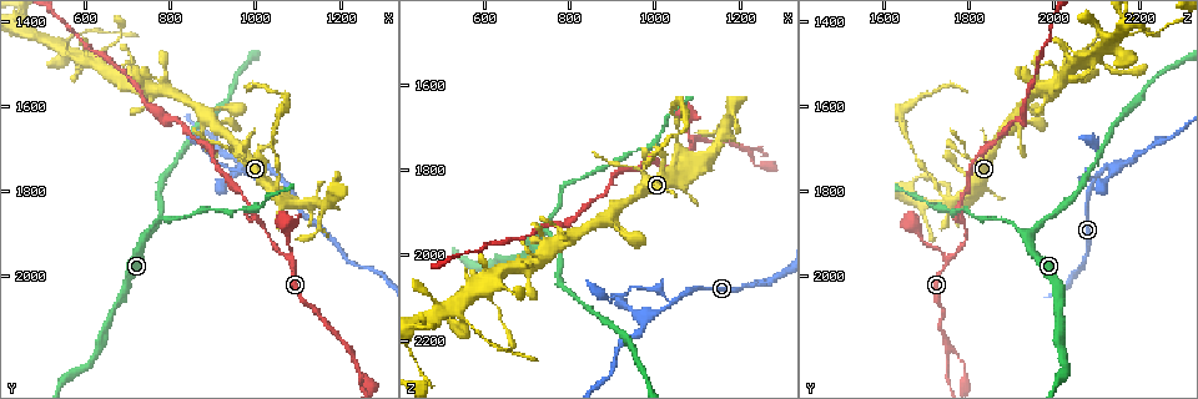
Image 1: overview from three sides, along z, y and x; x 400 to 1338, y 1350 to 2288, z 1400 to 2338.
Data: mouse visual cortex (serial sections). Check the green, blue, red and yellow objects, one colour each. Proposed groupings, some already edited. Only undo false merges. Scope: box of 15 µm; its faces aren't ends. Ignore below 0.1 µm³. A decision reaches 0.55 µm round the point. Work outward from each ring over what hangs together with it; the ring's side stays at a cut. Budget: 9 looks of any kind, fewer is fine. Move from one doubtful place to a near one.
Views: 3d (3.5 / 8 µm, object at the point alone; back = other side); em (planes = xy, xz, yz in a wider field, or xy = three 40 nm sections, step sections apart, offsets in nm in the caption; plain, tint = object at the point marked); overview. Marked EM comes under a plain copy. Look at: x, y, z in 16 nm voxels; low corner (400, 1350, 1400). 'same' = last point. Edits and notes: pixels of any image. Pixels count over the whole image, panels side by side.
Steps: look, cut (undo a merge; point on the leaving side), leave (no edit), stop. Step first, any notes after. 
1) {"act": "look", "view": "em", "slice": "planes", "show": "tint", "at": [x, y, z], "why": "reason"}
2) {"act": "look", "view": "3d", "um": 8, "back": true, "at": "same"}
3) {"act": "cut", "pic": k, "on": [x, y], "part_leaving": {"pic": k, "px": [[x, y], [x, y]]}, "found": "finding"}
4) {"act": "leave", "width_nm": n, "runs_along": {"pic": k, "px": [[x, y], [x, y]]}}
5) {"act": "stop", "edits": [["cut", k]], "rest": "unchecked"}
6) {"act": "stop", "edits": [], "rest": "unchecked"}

{"act": "look", "view": "3d", "um": 8, "at": [1045, 1750, 2110]}

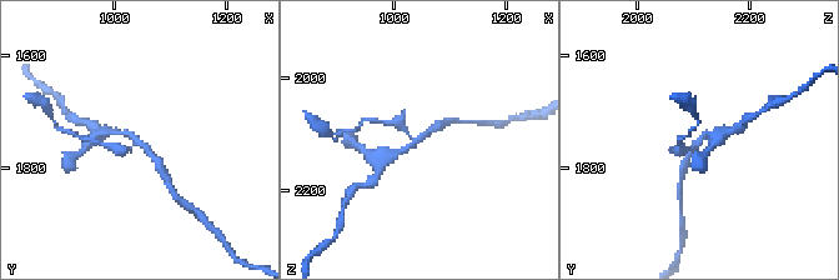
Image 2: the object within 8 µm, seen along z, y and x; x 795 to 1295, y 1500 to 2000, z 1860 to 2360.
{"act": "look", "view": "em", "slice": "planes", "show": "tint", "at": [1045, 1755, 2110], "why": "need the tissue"}

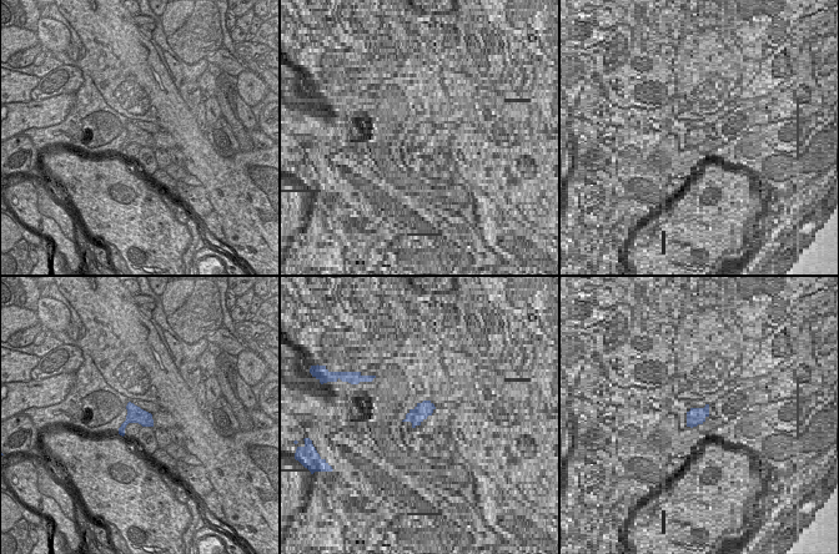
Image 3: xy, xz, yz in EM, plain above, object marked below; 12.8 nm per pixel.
{"act": "leave", "arm_widths_nm": [200, 200, 200], "runs_along": {"pic": 2, "px": [[440, 125], [388, 160]]}, "found": "one cell here"}

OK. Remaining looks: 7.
{"act": "look", "view": "3d", "um": 3.5, "at": [1050, 1815, 1745], "why": "calibre changes"}

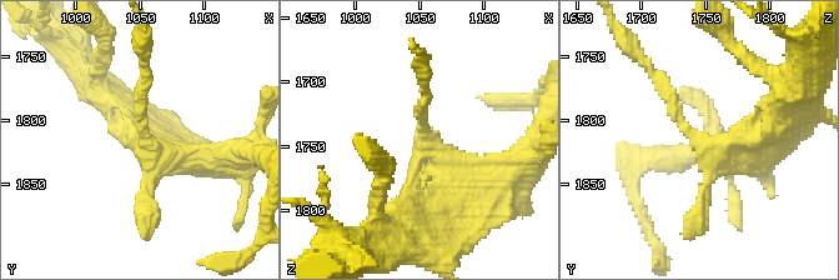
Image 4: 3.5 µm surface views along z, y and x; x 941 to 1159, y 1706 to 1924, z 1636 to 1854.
{"act": "look", "view": "em", "slice": "xy", "step": 1, "show": "tint", "at": [1054, 1812, 1738], "why": "need the tissue"}

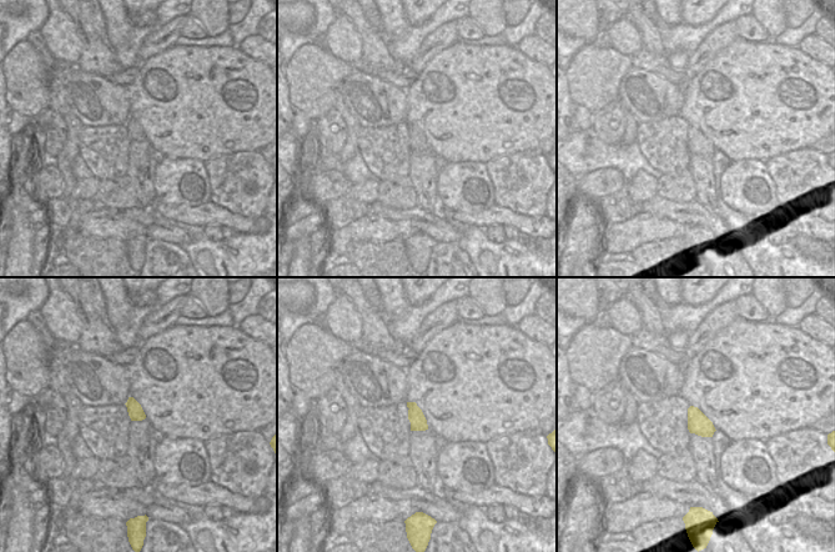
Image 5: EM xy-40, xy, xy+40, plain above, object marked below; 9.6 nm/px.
{"act": "cut", "pic": 4, "on": [666, 86], "part_leaving": {"pic": 4, "px": [[684, 126], [666, 88], [621, 34]]}, "found": "a second cell is stuck on"}

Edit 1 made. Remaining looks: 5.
{"act": "look", "view": "3d", "um": 3.5, "at": [1085, 1960, 1740], "why": "abrupt turn"}

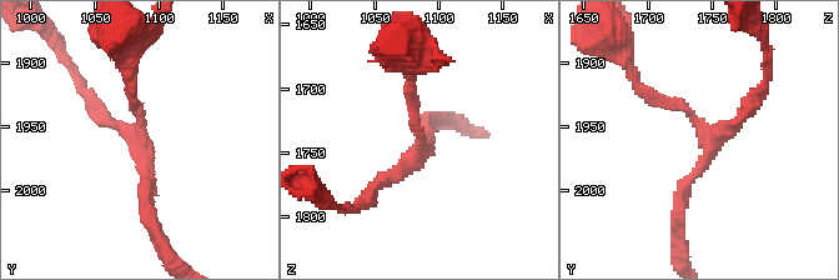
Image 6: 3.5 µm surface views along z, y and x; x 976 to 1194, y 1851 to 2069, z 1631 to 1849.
{"act": "look", "view": "em", "slice": "planes", "show": "tint", "at": [1086, 1956, 1744], "why": "need the tissue"}

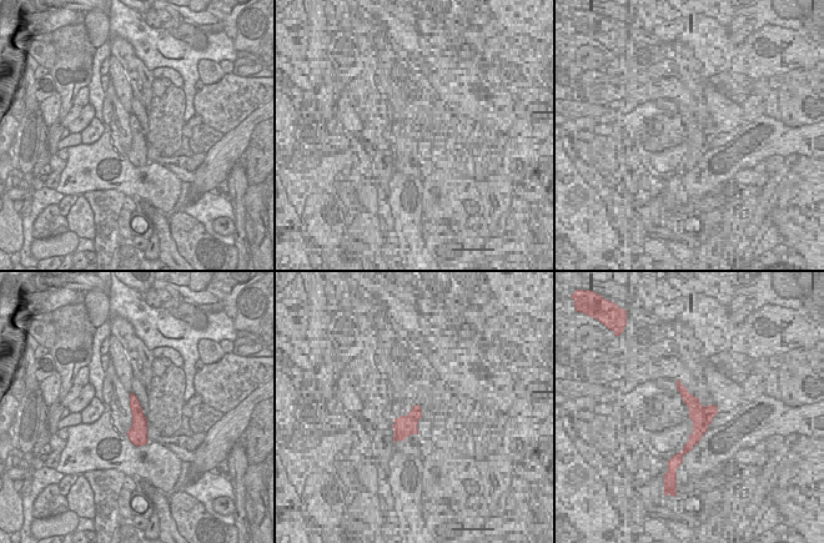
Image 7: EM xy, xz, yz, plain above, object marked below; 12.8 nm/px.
{"act": "leave", "arms": 3, "arm_widths_nm": [150, 150, 200], "runs_along": {"pic": 6, "px": [[678, 209], [709, 148], [688, 109], [639, 86]]}, "found": "one cell here"}

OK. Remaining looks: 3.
{"act": "look", "view": "3d", "um": 8, "at": [1215, 2165, 1755], "why": "a fork"}

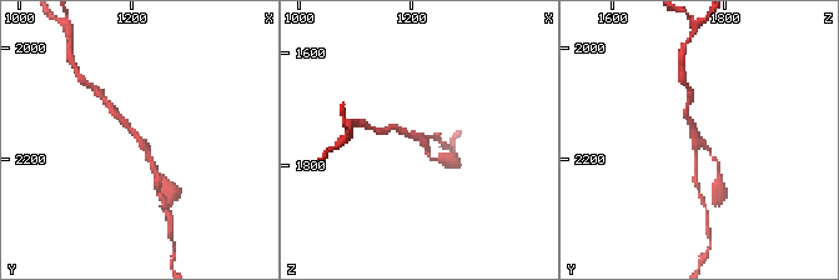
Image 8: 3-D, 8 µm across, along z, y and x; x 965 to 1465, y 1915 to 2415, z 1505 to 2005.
{"act": "look", "view": "3d", "um": 3.5, "at": [1220, 2160, 1755], "why": "zoom in"}

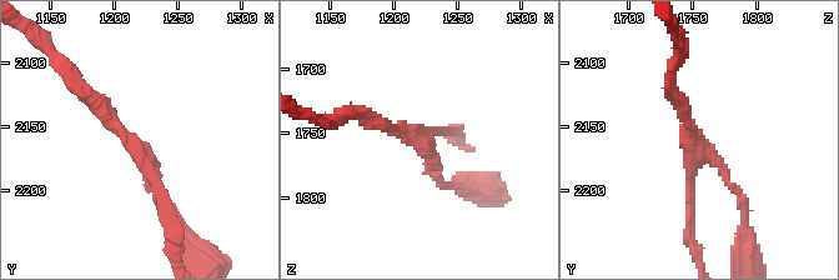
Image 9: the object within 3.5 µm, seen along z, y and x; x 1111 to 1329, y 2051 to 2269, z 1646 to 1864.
{"act": "look", "view": "em", "slice": "xy", "step": 2, "show": "tint", "at": [1218, 2162, 1754], "why": "shape alone is not enough"}

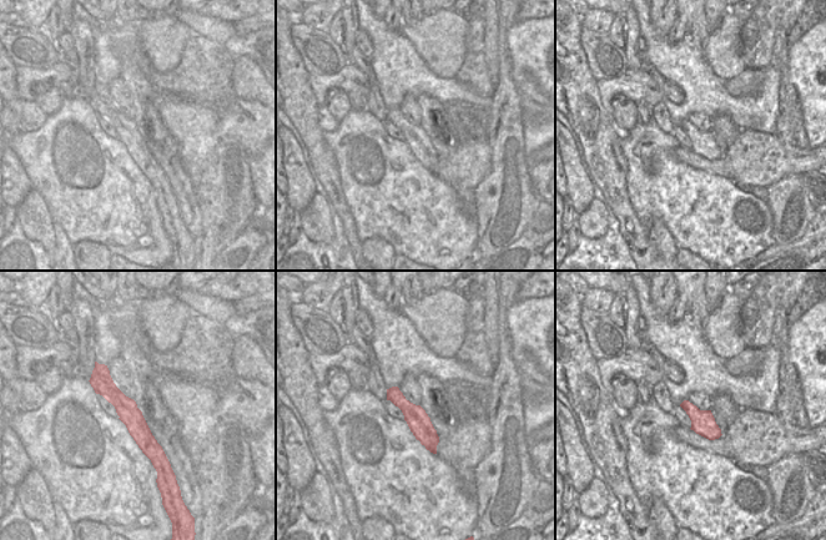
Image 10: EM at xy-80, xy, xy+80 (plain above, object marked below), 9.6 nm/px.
{"act": "leave", "arms": 3, "runs_along": {"pic": 9, "px": [[79, 88], [147, 156], [162, 203]]}, "found": "all the same cell"}

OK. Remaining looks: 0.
{"act": "stop", "edits": [["cut", 4]], "rest": "unchecked"}

